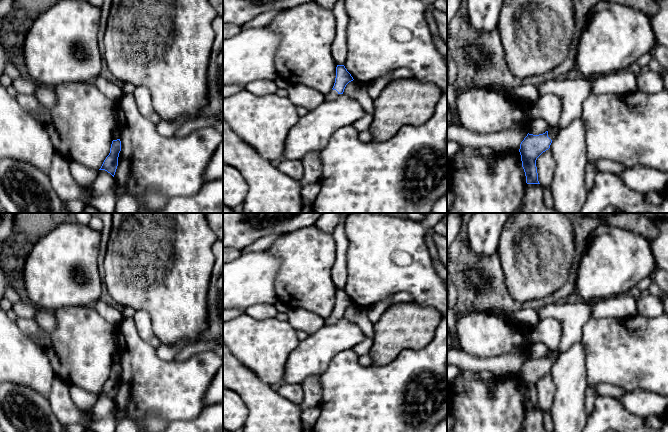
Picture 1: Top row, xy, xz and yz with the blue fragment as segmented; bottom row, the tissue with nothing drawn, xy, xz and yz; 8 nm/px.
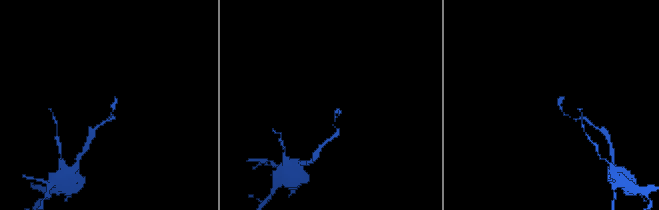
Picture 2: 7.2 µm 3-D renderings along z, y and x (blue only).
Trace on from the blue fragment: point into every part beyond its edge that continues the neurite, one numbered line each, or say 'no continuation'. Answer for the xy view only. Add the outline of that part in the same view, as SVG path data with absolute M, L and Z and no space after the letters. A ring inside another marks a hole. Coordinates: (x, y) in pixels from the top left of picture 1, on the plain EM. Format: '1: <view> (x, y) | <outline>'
no continuation

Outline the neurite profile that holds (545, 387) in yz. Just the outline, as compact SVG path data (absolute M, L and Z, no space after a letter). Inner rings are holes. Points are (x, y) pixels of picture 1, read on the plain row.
M549 373L537 382L536 391L540 409L543 412L551 411L551 404L554 400L555 385Z

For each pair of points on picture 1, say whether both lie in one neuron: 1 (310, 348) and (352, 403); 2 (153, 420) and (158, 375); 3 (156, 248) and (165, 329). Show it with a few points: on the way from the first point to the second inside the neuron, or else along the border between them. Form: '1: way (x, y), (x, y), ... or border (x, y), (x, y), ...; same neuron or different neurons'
1: border (341, 351), (332, 359), (328, 368), (320, 376); different neurons
2: border (142, 420), (148, 414), (157, 414), (167, 421); different neurons
3: way (164, 268), (165, 309); same neuron

